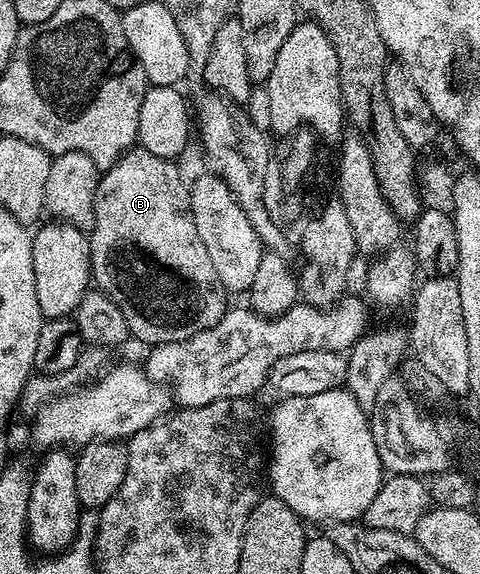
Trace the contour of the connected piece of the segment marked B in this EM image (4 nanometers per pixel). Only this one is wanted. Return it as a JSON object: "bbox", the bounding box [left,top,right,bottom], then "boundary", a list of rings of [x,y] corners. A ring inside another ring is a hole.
{"bbox":[89,145,228,345],"boundary":[[[140,145],[125,151],[99,178],[94,198],[94,225],[89,232],[90,269],[97,290],[103,291],[124,313],[131,336],[157,345],[184,341],[204,329],[212,329],[228,310],[228,292],[216,277],[216,269],[196,233],[190,216],[190,189],[182,180],[177,162],[156,157]]]}

